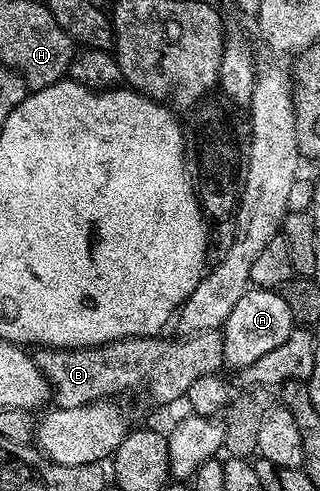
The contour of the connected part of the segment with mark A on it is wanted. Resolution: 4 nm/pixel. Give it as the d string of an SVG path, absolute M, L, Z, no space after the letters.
M248 288L241 300L233 304L233 312L229 312L221 327L224 363L228 367L235 366L236 371L243 370L249 364L261 360L261 356L273 352L273 348L281 348L296 326L295 316L279 290Z

